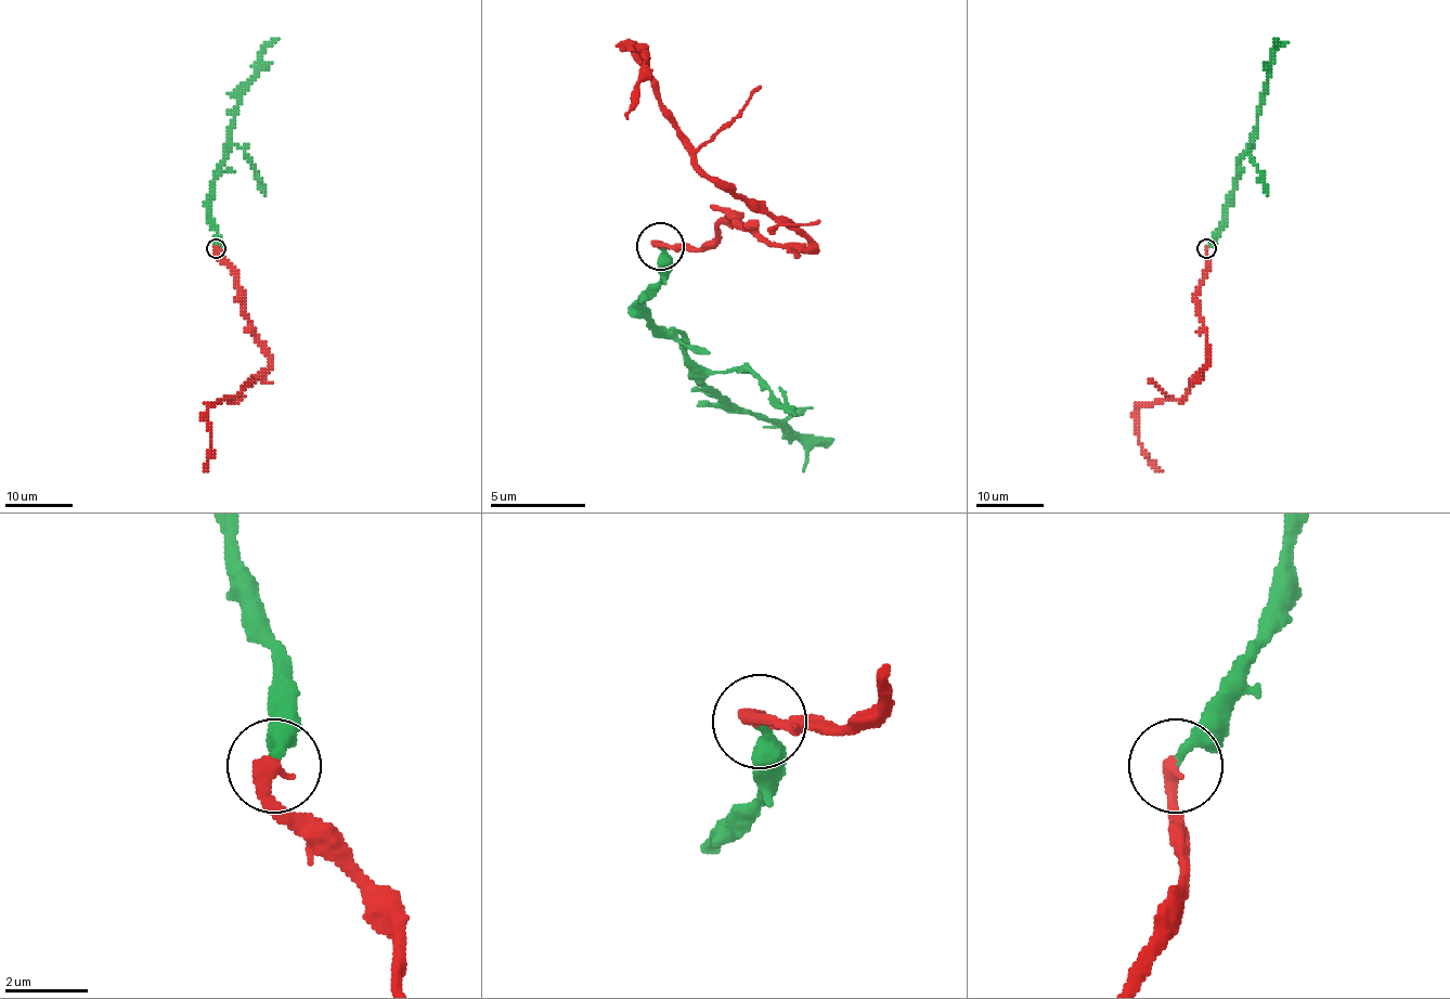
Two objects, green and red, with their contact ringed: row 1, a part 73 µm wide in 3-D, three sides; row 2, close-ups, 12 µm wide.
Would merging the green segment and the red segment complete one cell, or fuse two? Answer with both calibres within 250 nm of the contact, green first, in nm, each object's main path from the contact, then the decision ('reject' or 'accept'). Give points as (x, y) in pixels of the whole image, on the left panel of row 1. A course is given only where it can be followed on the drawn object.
260/420 nm | green via (217, 249), (217, 230), (209, 215), (217, 169), (229, 145), (241, 89), (256, 72), (261, 53), (277, 40) | red via (217, 249), (235, 277), (242, 313), (269, 364), (233, 400), (223, 399), (208, 409), (209, 458), (205, 471) | accept

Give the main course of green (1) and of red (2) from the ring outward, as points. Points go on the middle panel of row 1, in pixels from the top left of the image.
1: (661, 247), (661, 275), (643, 295), (643, 309), (661, 328), (681, 337), (695, 366), (728, 404), (833, 442)
2: (661, 247), (699, 247), (733, 218), (776, 247), (810, 242), (709, 176), (637, 47), (643, 80), (628, 118)

